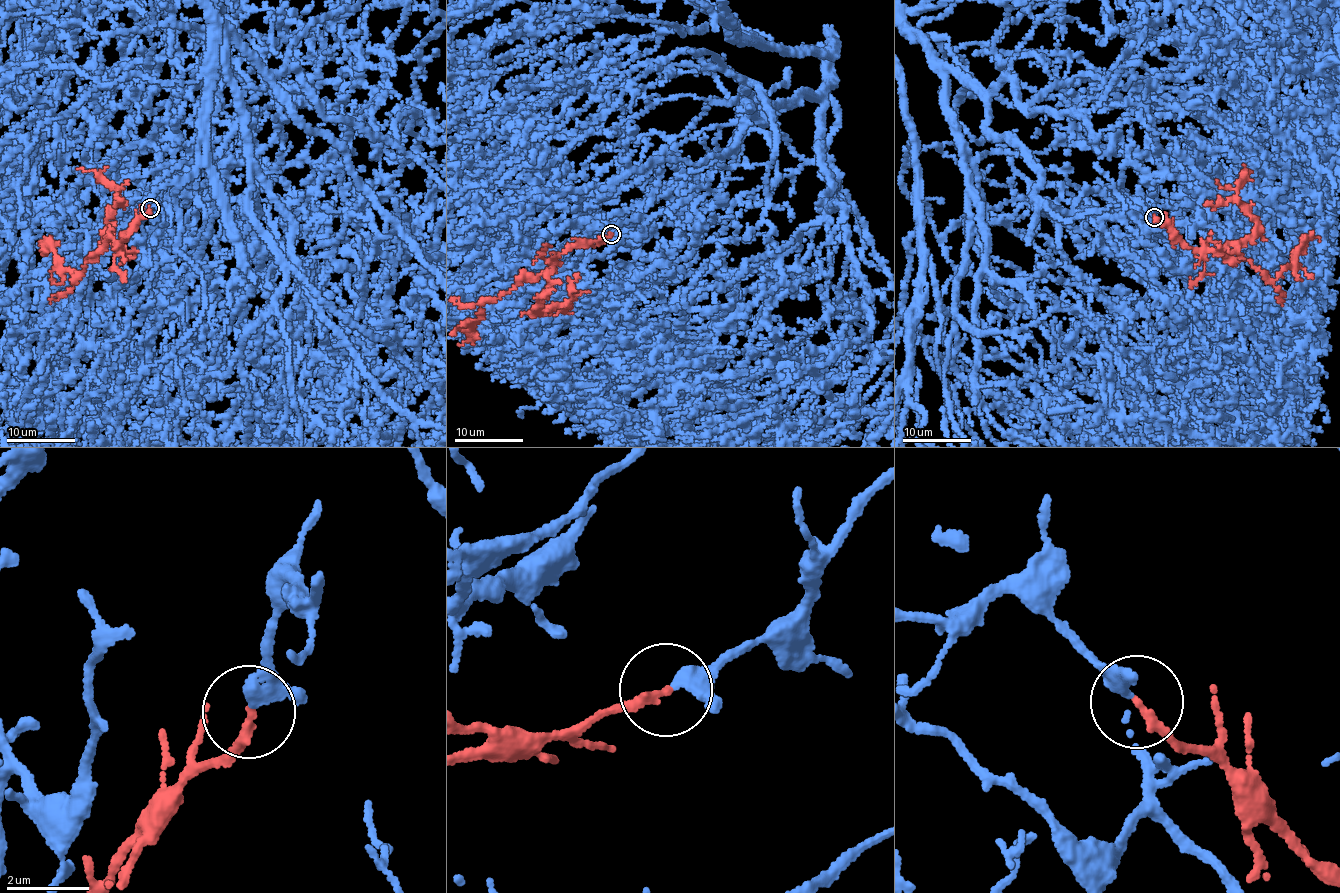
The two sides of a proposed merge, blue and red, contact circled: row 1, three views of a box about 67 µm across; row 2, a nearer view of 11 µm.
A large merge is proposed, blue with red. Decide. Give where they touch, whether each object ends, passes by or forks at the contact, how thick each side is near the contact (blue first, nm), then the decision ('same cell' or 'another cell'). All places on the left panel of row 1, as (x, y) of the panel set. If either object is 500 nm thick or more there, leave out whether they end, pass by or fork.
place (150, 208); blue passes by; red ends; calibres 240 and 220 nm; same cell

